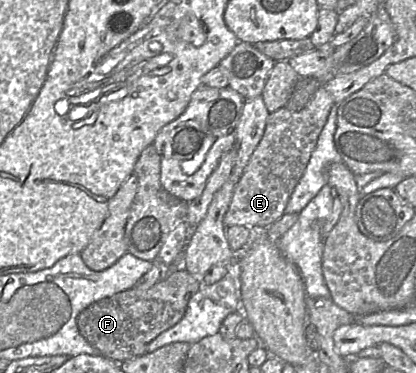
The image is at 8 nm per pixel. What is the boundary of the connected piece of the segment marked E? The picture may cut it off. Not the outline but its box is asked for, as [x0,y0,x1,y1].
[223,86,334,234]

